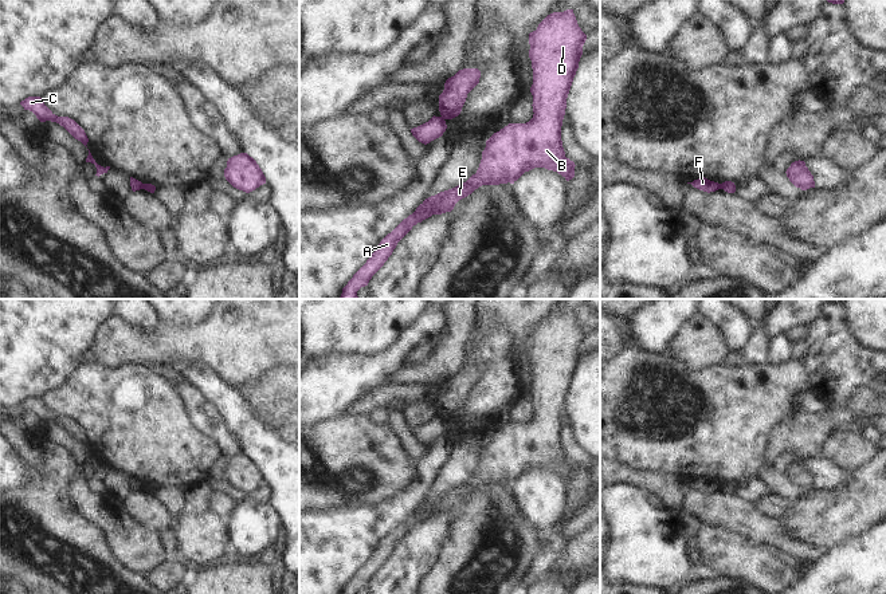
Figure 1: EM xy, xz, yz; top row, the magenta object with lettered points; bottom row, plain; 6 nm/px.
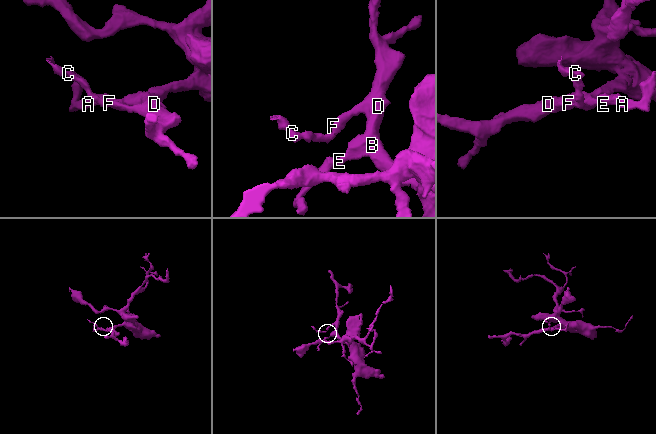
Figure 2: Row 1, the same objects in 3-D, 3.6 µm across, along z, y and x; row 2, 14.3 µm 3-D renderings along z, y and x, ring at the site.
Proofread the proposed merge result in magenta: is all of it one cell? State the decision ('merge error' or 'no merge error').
merge error

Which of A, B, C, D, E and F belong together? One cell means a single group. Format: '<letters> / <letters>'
A B D E F / C

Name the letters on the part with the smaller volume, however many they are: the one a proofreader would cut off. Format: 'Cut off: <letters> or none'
Cut off: C

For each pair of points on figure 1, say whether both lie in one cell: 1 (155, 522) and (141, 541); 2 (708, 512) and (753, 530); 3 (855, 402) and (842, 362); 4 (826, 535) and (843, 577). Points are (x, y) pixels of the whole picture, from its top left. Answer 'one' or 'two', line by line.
1: two
2: one
3: two
4: two

